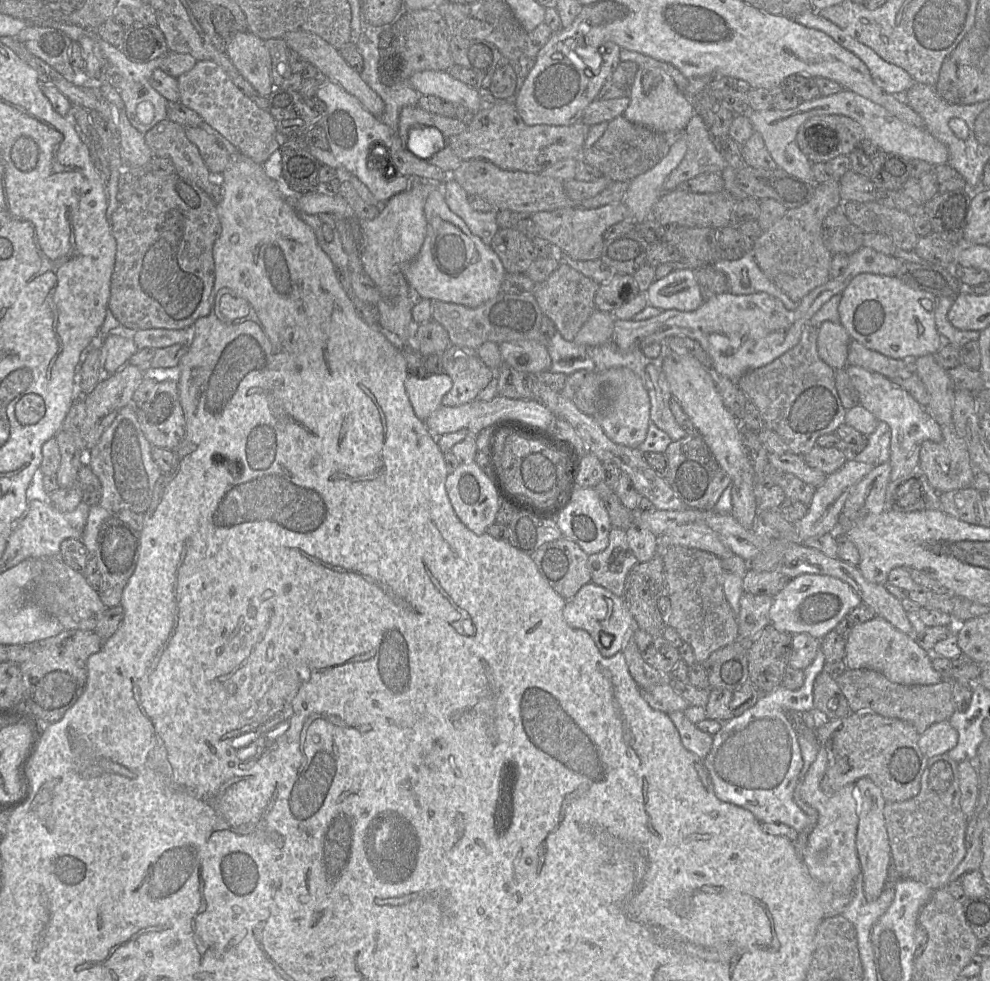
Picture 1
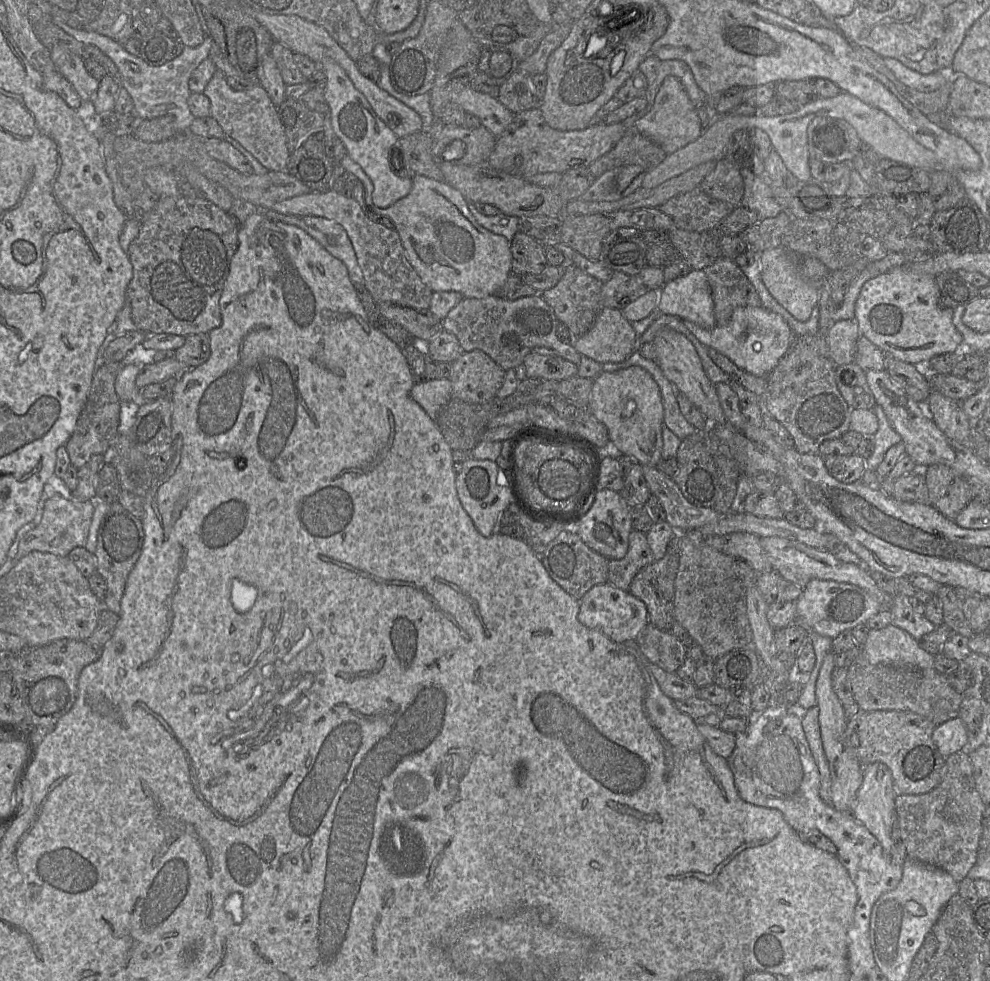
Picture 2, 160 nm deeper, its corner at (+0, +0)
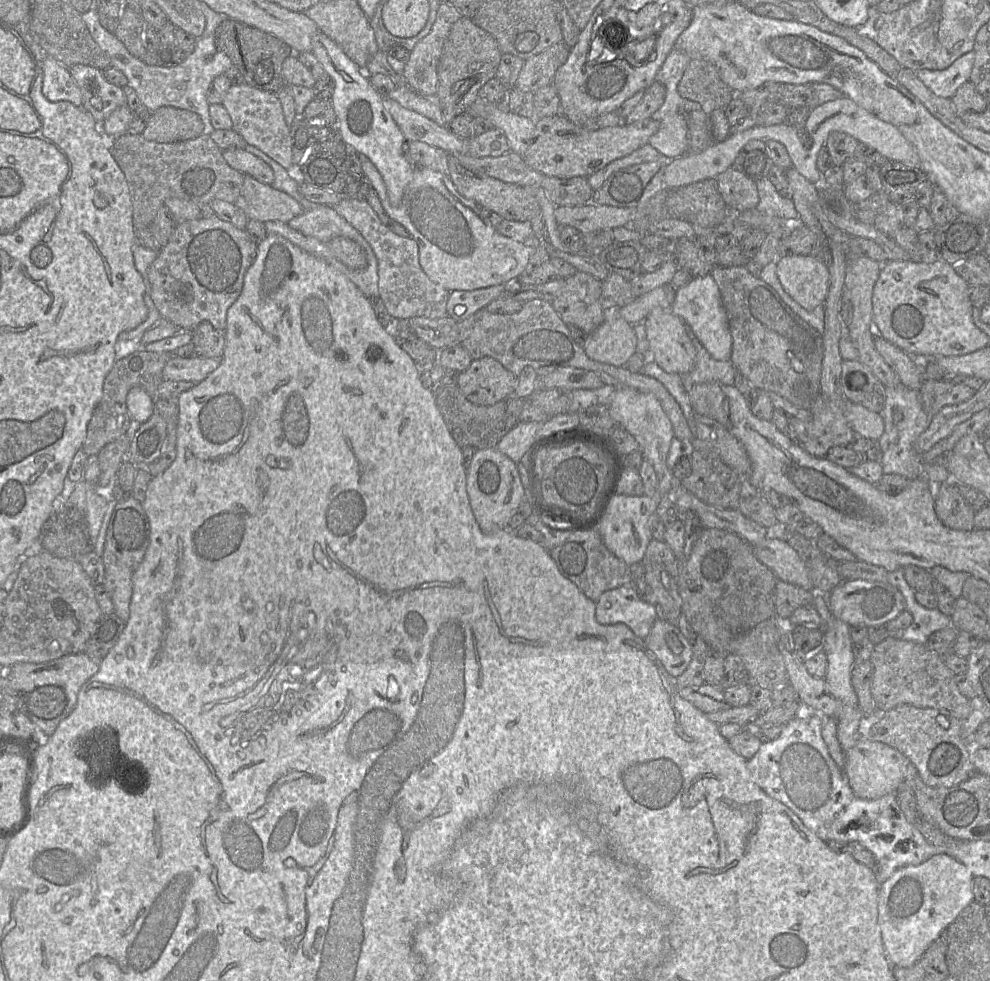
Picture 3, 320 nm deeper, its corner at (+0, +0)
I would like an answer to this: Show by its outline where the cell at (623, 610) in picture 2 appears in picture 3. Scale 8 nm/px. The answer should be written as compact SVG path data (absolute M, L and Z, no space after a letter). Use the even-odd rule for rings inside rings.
M632 584L604 592L595 602L595 617L602 625L624 624L644 640L657 619L657 613L653 605L639 597Z

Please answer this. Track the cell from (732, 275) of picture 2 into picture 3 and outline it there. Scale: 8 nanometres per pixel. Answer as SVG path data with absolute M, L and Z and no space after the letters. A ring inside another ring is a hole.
M716 266L711 271L711 276L716 281L722 299L722 304L726 310L729 329L732 336L732 352L730 362L735 367L737 373L743 375L755 388L760 391L775 392L786 398L795 406L801 409L810 410L814 401L822 395L821 376L822 362L824 357L824 333L819 332L816 328L808 324L801 316L799 316L790 306L788 306L777 291L759 277L754 276L745 266L738 267L721 267Z

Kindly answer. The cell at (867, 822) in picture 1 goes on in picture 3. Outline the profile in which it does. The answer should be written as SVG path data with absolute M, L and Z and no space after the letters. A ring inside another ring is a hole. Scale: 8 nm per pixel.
M860 737L855 745L845 752L845 766L842 770L857 797L877 799L895 793L909 763L910 760L894 747Z

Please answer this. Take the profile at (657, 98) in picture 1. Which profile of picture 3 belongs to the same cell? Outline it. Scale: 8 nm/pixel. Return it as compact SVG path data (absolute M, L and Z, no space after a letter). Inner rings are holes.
M669 112L660 120L658 130L649 138L648 143L666 160L686 154L688 151L687 114Z

